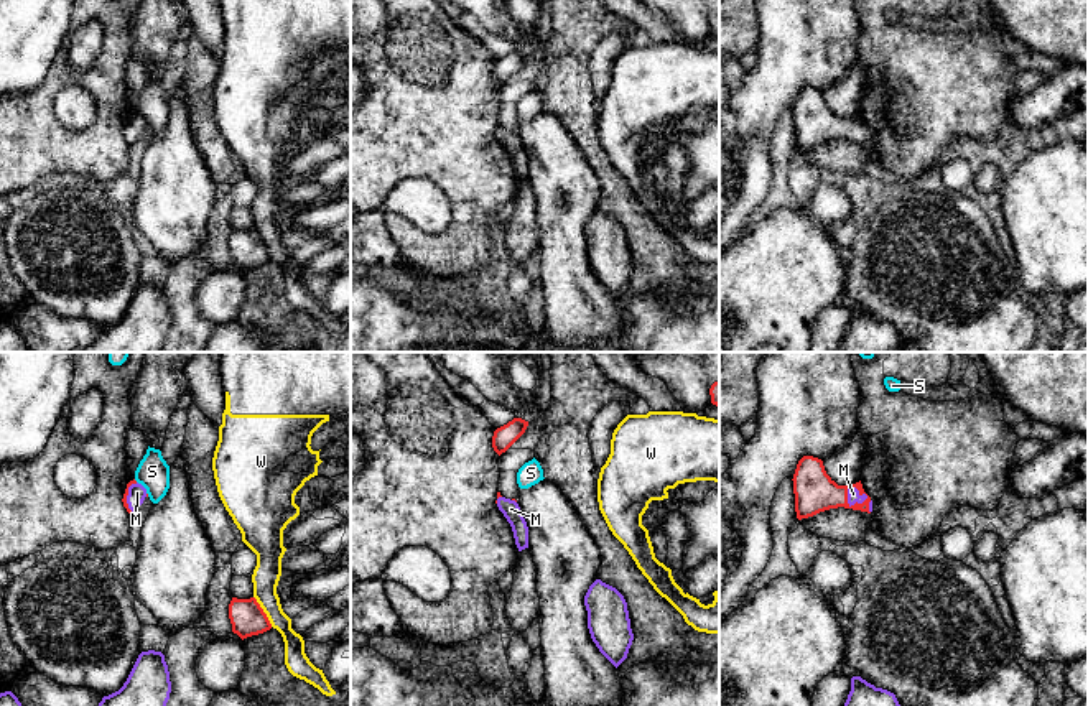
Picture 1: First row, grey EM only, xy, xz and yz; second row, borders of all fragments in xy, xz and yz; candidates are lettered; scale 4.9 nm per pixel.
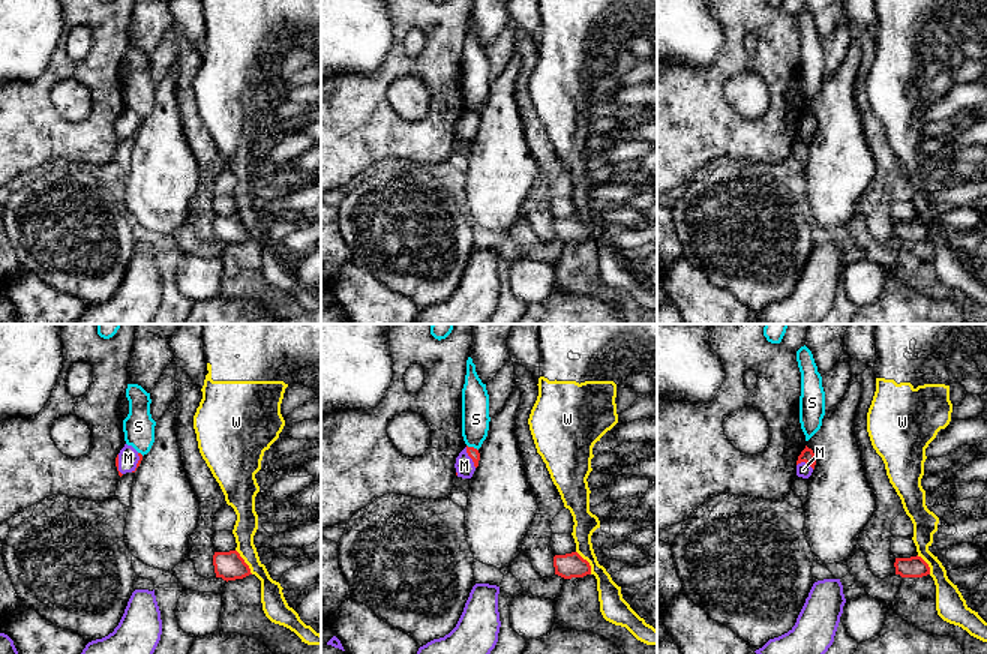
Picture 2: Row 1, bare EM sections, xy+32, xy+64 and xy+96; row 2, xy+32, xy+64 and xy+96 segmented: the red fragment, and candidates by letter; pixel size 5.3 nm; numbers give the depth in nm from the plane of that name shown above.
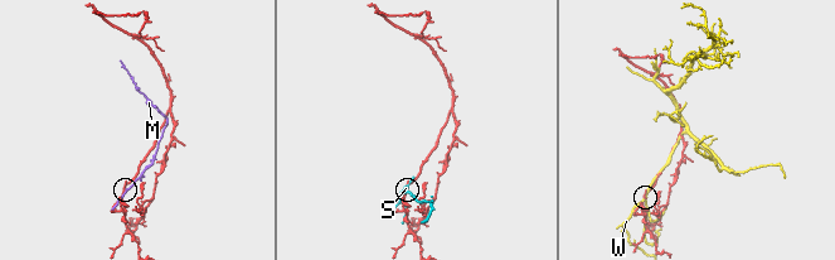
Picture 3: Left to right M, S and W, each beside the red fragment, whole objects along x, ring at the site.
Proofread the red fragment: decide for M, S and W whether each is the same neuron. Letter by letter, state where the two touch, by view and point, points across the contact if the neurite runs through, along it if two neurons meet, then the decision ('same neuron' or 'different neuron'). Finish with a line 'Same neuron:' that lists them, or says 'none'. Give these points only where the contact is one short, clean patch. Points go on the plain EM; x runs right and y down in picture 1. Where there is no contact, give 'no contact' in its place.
M: contact yz (858, 120); border yz (846, 119), (853, 117), (868, 129); different neuron
S: no contact; different neuron
W: contact xy (262, 242); different neuron
Same neuron: none

